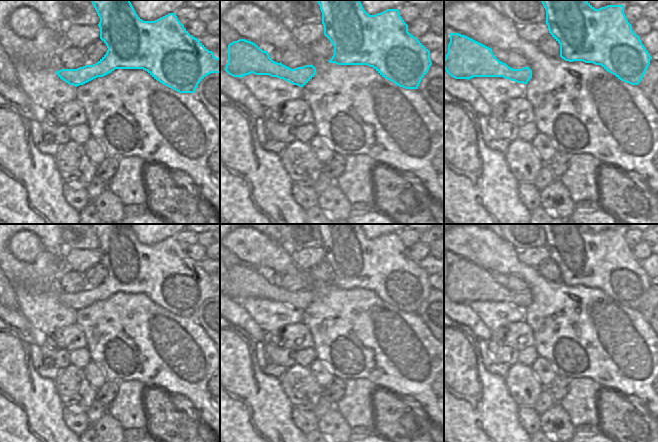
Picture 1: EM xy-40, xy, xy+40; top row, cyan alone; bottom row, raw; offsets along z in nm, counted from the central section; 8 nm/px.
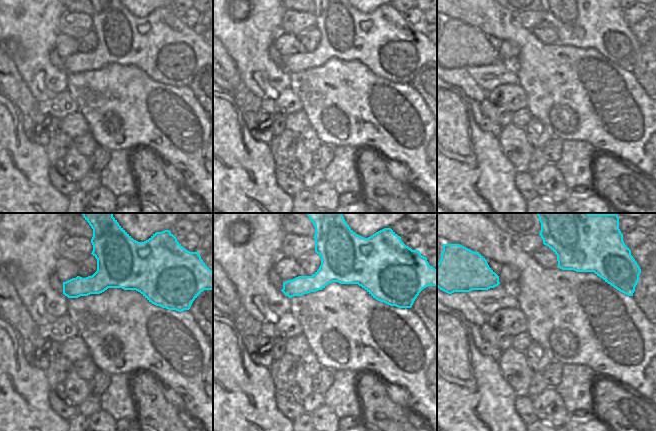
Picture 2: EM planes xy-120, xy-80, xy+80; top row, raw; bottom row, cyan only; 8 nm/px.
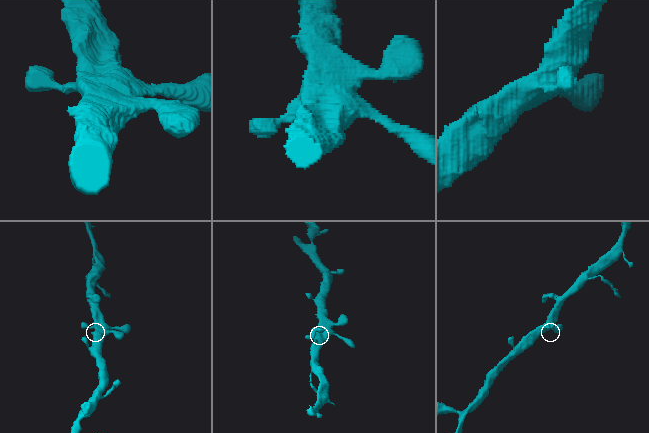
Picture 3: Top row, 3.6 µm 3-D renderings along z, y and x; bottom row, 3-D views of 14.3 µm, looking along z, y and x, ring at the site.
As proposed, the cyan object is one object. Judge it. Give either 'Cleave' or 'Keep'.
Keep.

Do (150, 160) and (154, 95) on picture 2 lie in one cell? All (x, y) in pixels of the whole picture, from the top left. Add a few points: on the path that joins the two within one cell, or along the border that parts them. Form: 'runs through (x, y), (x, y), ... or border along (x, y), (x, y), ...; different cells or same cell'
border along (133, 149), (149, 148), (166, 166); different cells

